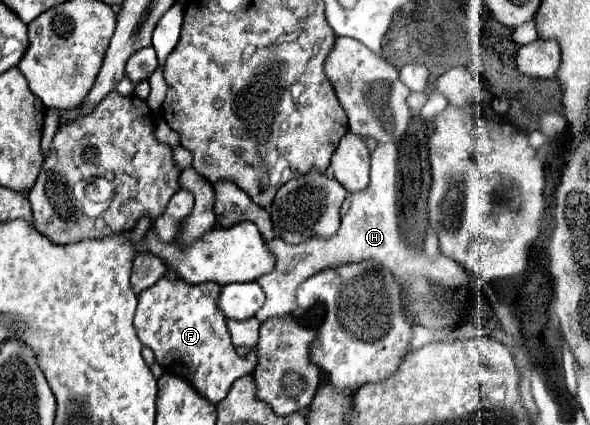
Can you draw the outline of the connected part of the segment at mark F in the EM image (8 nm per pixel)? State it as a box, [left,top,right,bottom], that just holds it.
[133,276,257,404]

